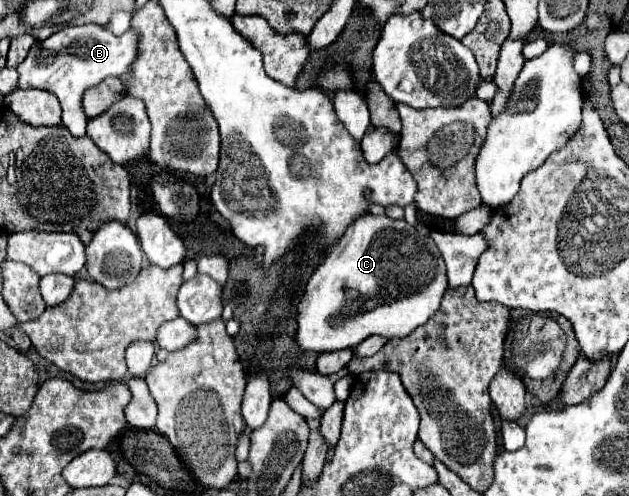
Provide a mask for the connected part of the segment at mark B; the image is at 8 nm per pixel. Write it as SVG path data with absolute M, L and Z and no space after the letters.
M86 24L86 26L68 26L56 34L52 34L50 38L36 42L32 46L32 50L28 52L26 60L22 60L18 64L18 86L36 86L48 92L54 92L62 104L62 124L72 132L72 136L84 136L86 134L86 114L82 110L82 94L90 88L100 84L104 78L108 76L120 76L126 70L130 70L134 58L136 58L136 48L138 48L138 34L134 30L128 30L122 36L114 36L108 28L104 26L96 26L96 24Z

